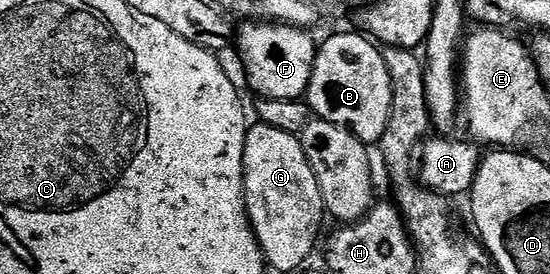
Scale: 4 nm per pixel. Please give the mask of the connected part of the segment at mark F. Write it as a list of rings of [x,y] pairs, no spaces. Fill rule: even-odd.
[[[245,21],[234,38],[235,49],[240,49],[248,82],[260,93],[261,99],[303,99],[308,92],[310,76],[318,49],[317,39],[312,39],[307,29],[279,22]]]

